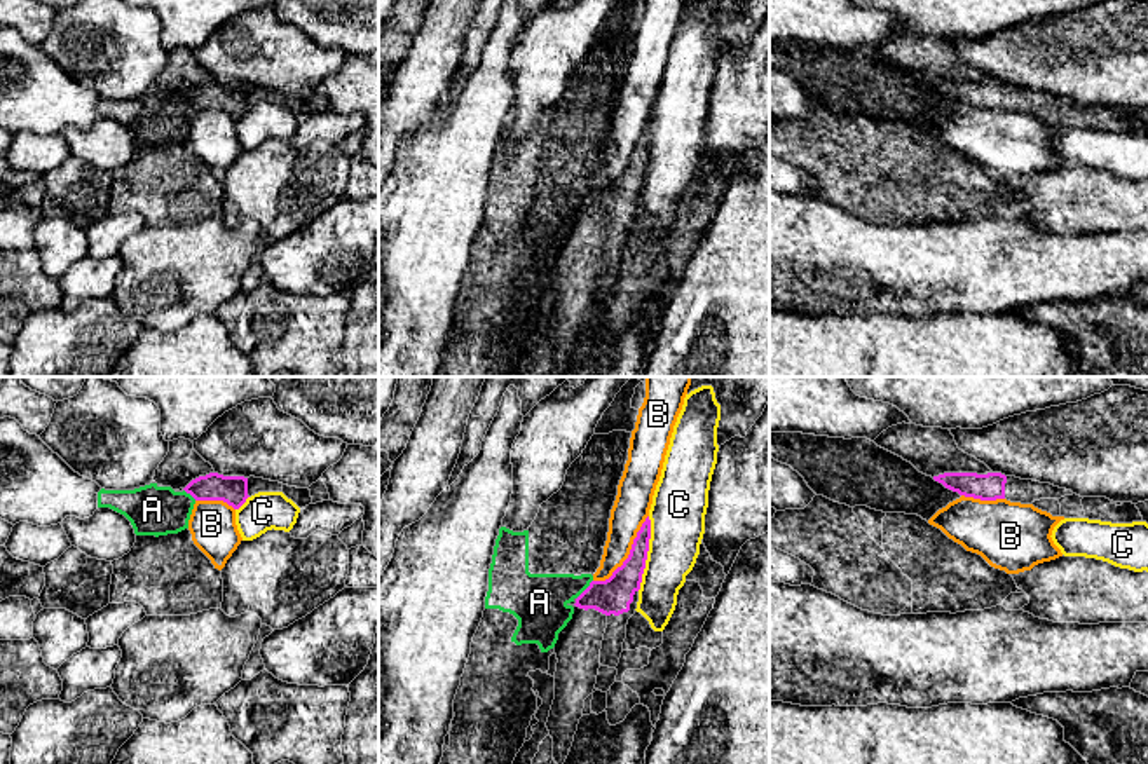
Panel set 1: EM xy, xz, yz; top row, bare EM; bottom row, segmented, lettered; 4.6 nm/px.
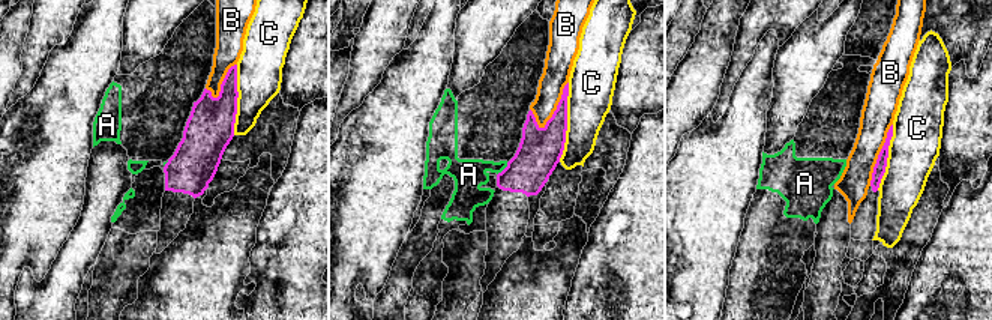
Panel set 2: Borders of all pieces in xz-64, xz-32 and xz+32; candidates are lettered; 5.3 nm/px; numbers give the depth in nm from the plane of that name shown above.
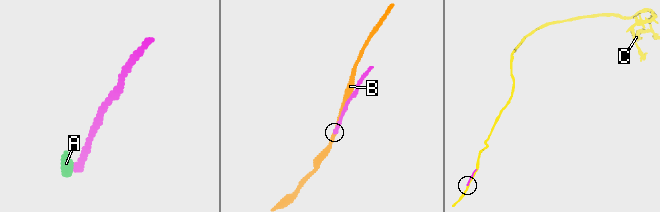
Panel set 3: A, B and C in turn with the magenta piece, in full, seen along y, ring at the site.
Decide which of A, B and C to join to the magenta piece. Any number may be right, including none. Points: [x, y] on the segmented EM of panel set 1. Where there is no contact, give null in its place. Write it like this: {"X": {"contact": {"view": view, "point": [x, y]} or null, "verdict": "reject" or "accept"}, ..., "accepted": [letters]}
{"A": {"contact": {"view": "xz", "point": [585, 590]}, "verdict": "reject"}, "B": {"contact": {"view": "xz", "point": [630, 553]}, "verdict": "reject"}, "C": {"contact": {"view": "xz", "point": [646, 553]}, "verdict": "reject"}, "accepted": []}

